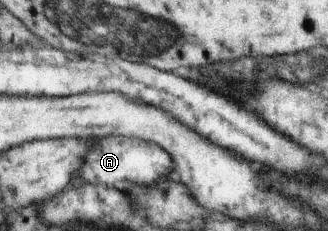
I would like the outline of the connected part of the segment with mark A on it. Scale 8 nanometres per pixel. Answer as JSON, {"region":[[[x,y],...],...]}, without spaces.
{"region":[[[113,136],[113,138],[101,138],[95,140],[95,144],[89,150],[89,156],[85,158],[81,166],[81,176],[91,184],[105,184],[105,186],[117,186],[121,190],[131,190],[133,180],[135,184],[155,184],[169,176],[169,170],[173,168],[173,160],[169,152],[165,152],[161,146],[153,142],[145,142],[139,138],[125,138],[125,136]]]}

